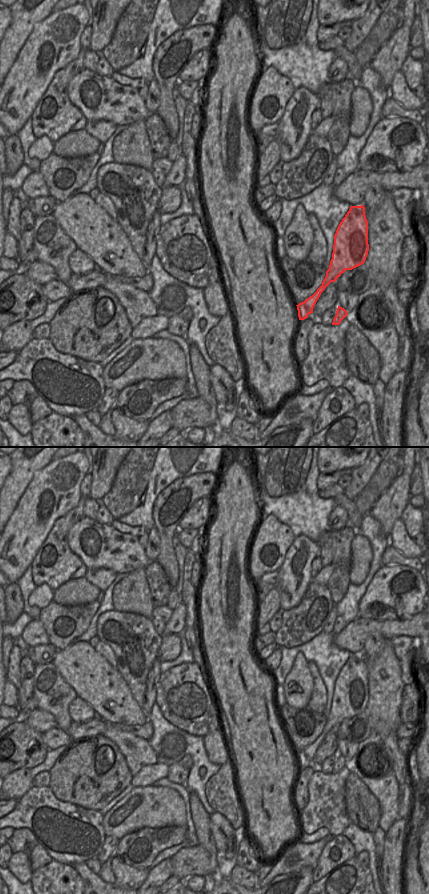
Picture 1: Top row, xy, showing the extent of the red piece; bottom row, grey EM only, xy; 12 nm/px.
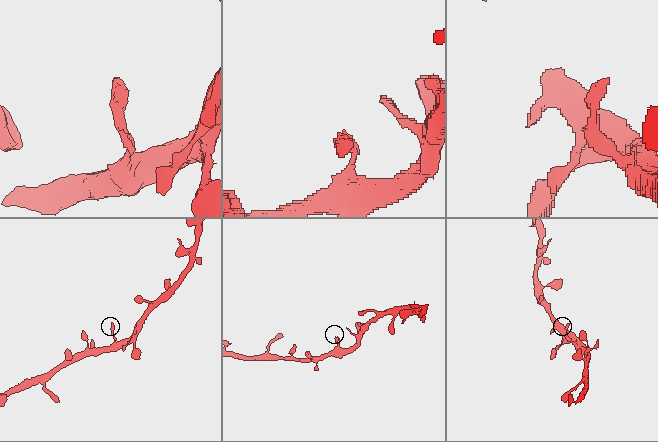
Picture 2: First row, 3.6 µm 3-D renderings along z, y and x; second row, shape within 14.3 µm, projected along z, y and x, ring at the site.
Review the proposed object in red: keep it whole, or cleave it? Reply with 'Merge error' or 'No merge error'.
No merge error

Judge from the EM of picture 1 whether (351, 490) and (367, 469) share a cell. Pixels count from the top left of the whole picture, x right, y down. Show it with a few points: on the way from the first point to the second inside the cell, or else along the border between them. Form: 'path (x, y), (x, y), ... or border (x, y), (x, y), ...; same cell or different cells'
path (356, 485), (363, 474); same cell

